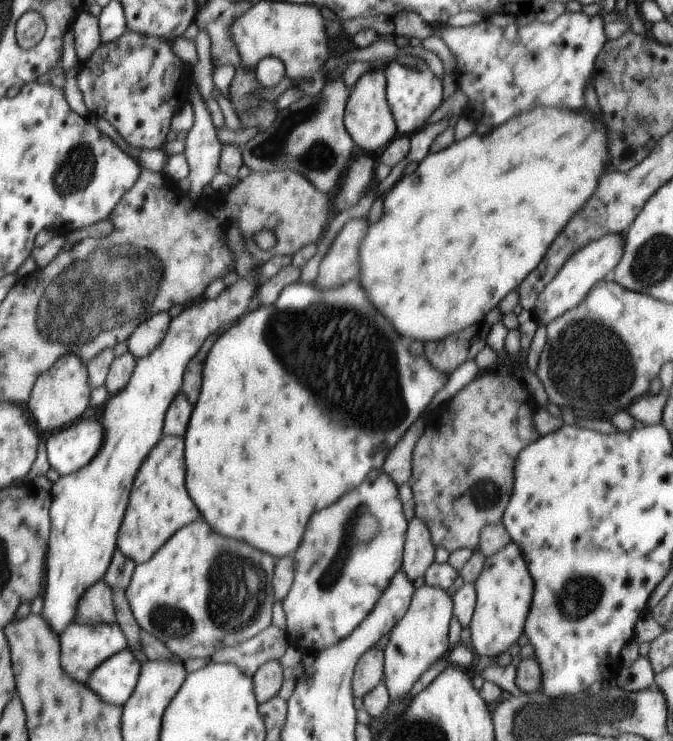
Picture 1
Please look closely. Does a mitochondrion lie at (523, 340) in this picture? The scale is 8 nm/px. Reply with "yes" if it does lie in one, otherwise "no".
no

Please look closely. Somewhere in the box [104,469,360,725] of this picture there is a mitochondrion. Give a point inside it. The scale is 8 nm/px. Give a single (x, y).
(238, 586)

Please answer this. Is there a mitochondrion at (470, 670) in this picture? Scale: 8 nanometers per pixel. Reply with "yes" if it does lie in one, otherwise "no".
no

